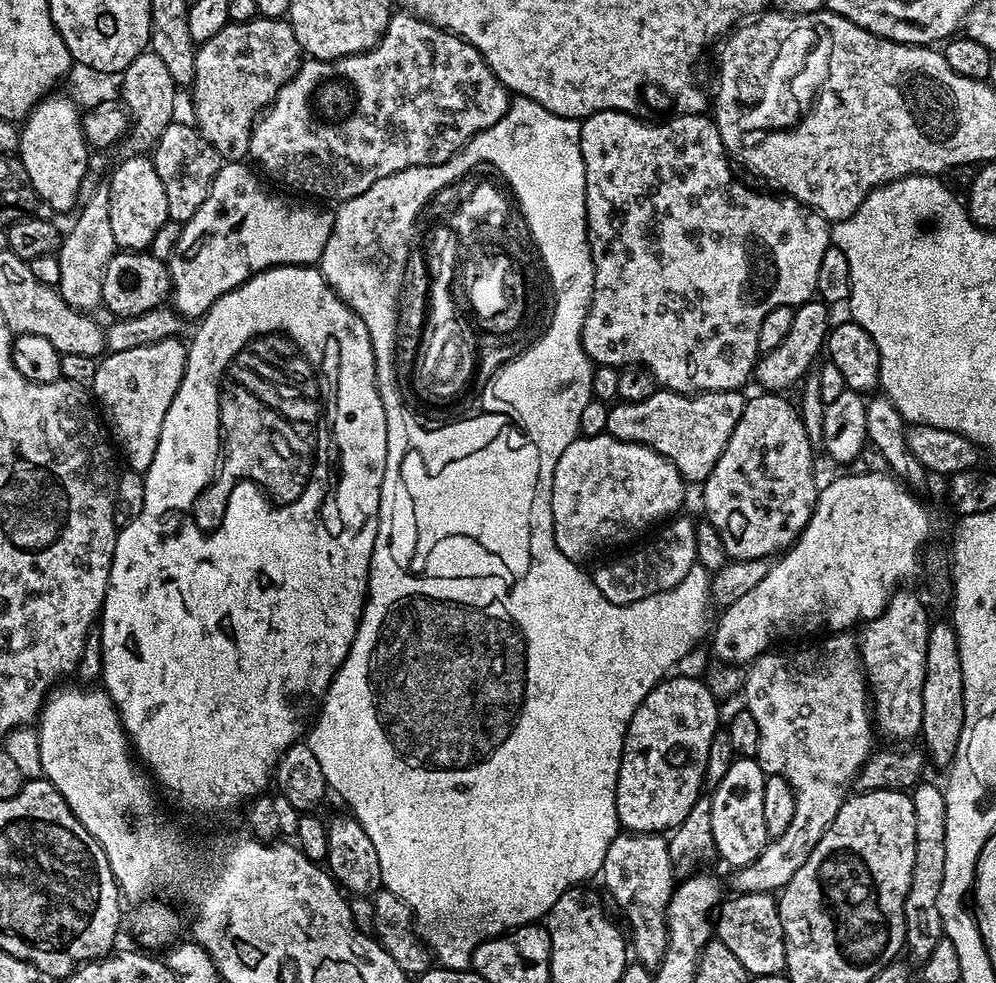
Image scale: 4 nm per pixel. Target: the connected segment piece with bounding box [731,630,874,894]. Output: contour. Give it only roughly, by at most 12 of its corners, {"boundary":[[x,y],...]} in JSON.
{"boundary":[[857,637],[763,652],[742,696],[794,822],[737,893],[776,894],[874,751]]}

